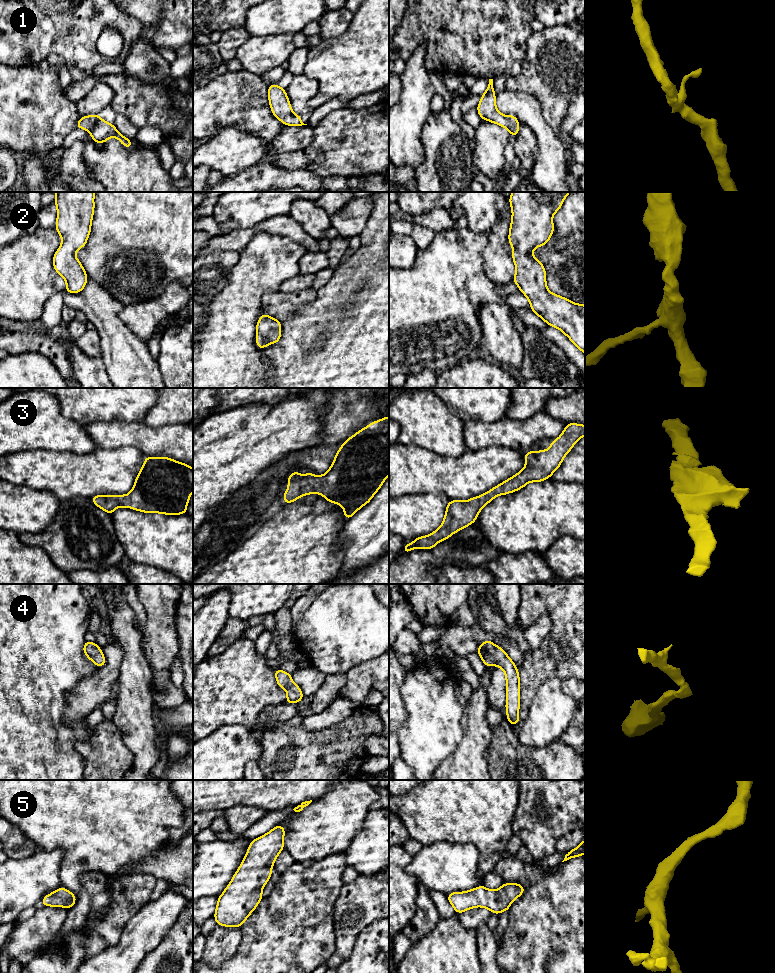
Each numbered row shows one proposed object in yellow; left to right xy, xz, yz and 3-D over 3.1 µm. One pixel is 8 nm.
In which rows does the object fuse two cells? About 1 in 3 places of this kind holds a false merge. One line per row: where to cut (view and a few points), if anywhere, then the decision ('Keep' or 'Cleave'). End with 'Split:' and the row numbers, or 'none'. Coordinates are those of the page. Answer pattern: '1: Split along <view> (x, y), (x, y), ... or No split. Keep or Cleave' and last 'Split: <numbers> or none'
1: No split. Keep
2: No split. Keep
3: No split. Keep
4: No split. Keep
5: No split. Keep
Split: none

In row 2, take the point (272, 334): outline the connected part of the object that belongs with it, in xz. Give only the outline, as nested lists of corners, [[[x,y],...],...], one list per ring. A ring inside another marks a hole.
[[[262,314],[256,325],[256,345],[263,350],[268,344],[278,343],[281,337],[281,321]]]

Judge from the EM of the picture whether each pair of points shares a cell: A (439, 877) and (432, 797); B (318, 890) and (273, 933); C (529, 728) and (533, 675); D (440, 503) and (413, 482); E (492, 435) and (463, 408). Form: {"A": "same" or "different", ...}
{"A": "different", "B": "same", "C": "different", "D": "different", "E": "different"}

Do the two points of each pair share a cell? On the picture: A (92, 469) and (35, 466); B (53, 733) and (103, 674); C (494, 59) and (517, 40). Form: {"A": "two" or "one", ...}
{"A": "one", "B": "two", "C": "one"}

